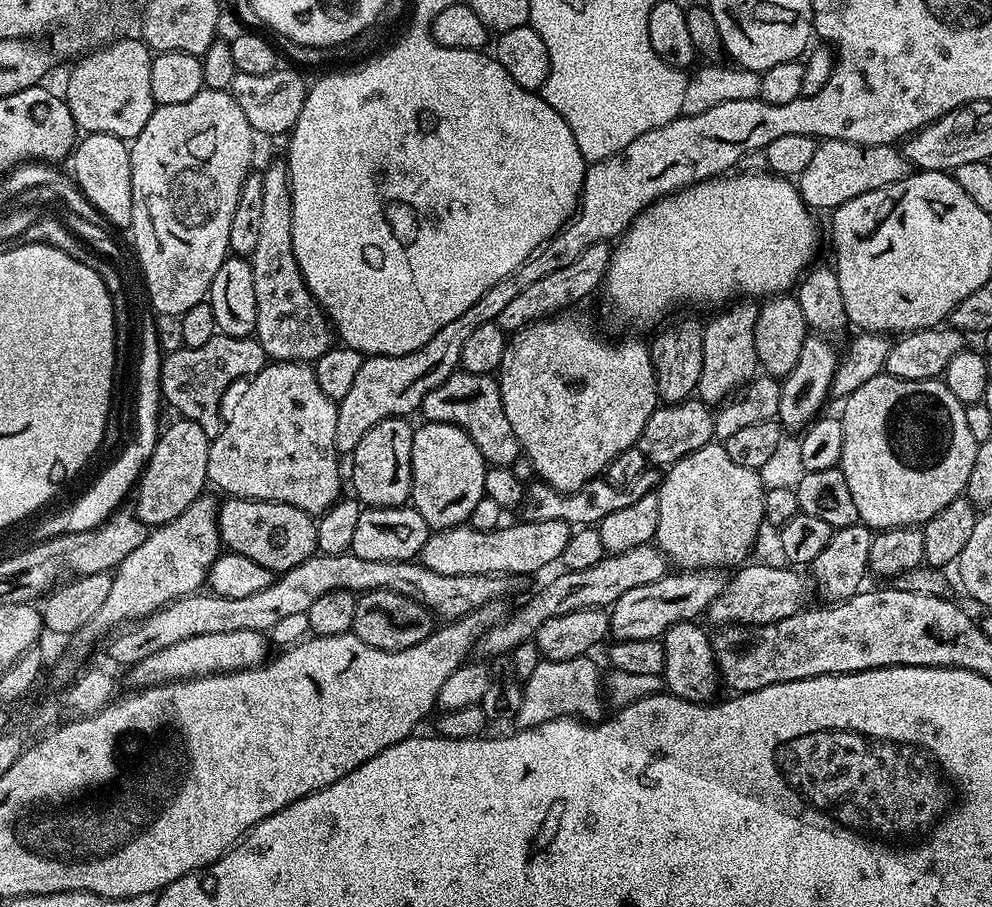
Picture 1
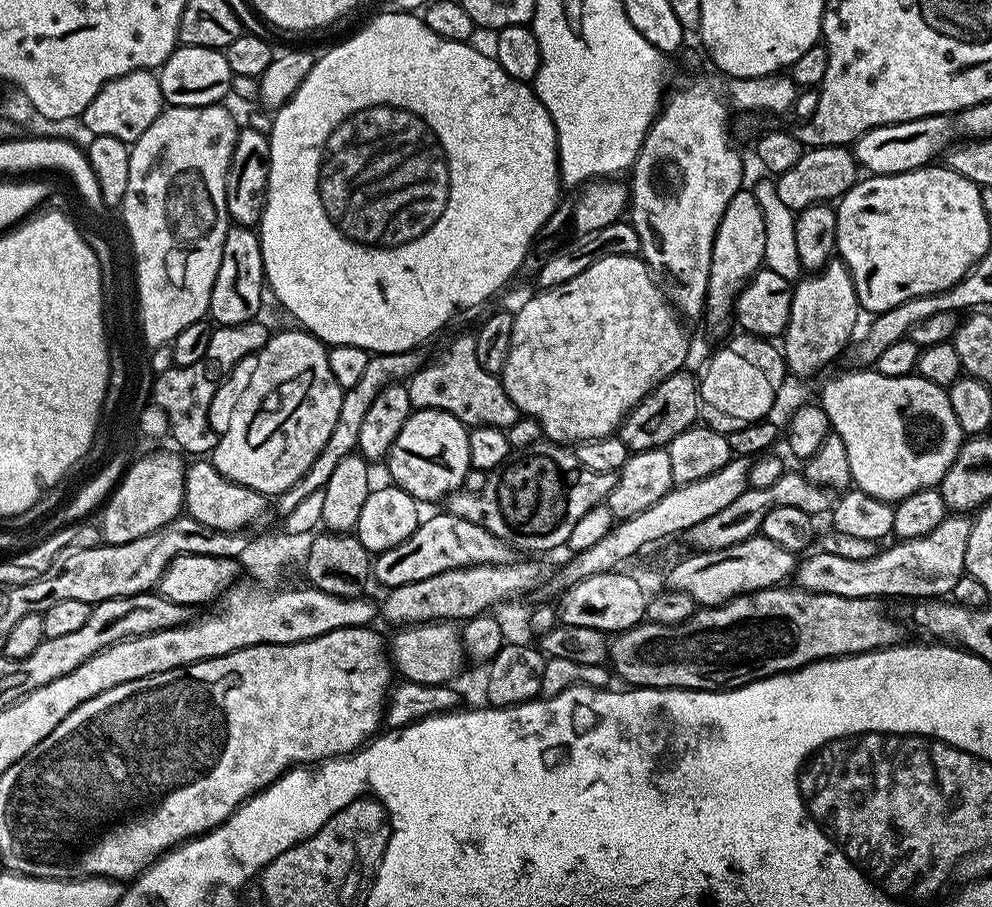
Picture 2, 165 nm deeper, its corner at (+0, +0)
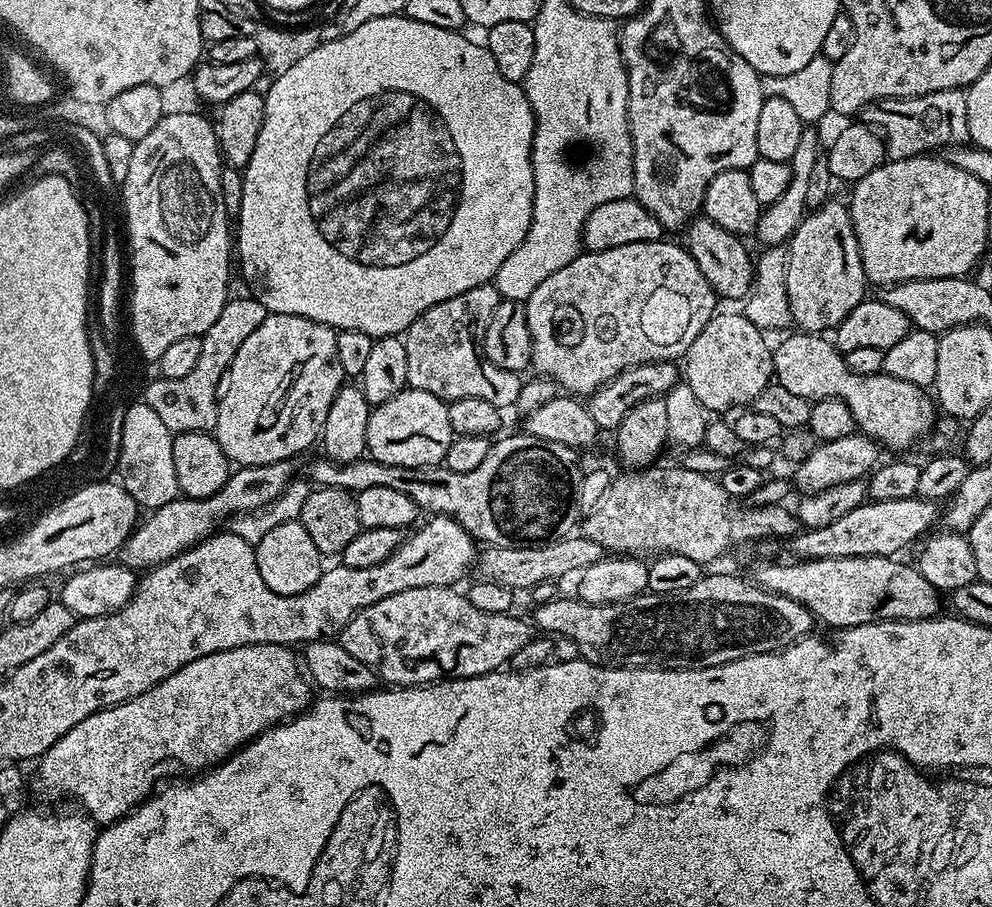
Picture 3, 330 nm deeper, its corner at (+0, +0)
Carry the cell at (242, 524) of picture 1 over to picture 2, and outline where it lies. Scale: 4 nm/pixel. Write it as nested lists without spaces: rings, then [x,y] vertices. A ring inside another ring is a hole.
[[[198,458],[186,467],[183,480],[185,513],[211,529],[223,532],[241,531],[258,519],[266,510],[267,497],[225,478],[210,460]]]

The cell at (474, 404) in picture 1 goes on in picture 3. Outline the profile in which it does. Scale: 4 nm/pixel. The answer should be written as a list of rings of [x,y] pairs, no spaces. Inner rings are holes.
[[[489,282],[482,286],[474,286],[474,290],[466,290],[466,294],[446,298],[446,302],[438,302],[438,306],[430,306],[430,310],[423,312],[402,334],[406,346],[408,387],[426,390],[426,394],[434,394],[439,400],[445,402],[462,398],[483,398],[495,408],[511,409],[520,393],[521,377],[515,372],[494,366],[494,362],[486,358],[483,346],[486,326],[490,326],[490,314],[494,314],[501,299],[495,283]]]

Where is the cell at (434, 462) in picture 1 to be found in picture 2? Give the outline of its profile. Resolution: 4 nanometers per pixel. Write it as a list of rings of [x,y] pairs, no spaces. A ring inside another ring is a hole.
[[[418,408],[411,412],[400,430],[398,436],[390,446],[386,457],[388,472],[392,475],[391,483],[397,488],[406,490],[417,502],[424,500],[440,500],[459,492],[464,487],[464,479],[468,471],[473,468],[470,462],[469,429],[454,414],[443,412],[437,408]]]

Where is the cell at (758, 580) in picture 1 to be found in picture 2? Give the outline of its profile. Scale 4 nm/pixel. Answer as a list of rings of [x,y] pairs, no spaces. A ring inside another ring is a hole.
[[[949,514],[934,530],[909,540],[897,539],[889,548],[881,547],[870,558],[841,558],[839,554],[826,554],[813,551],[813,556],[805,555],[797,563],[794,580],[808,592],[825,592],[838,594],[842,598],[885,598],[884,596],[910,596],[911,601],[944,598],[955,593],[958,582],[966,575],[966,542],[970,542],[972,520],[964,514]]]

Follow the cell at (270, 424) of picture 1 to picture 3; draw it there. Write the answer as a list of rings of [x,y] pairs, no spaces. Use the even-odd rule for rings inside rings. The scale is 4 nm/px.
[[[274,312],[238,346],[218,400],[214,429],[216,440],[233,465],[249,468],[292,460],[319,441],[326,414],[330,414],[330,402],[334,402],[334,394],[338,394],[346,380],[338,362],[336,334],[337,329],[310,318]]]

